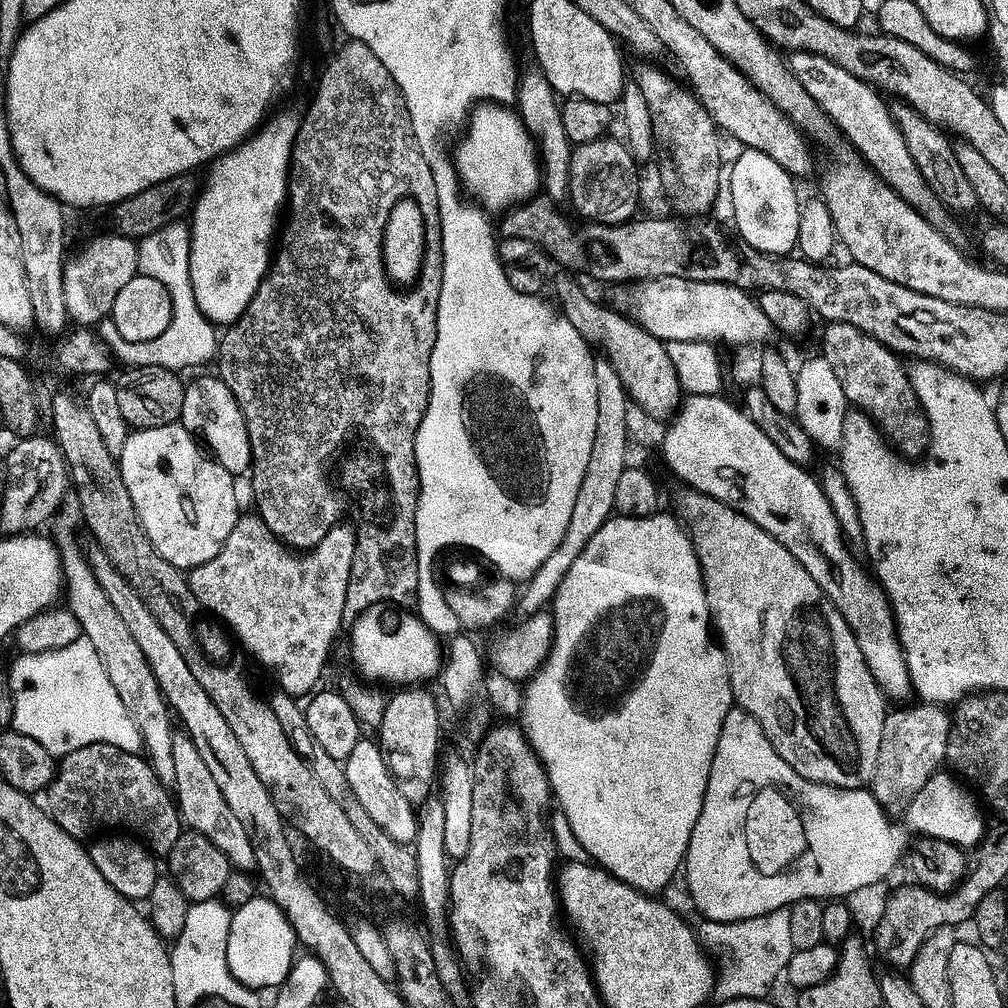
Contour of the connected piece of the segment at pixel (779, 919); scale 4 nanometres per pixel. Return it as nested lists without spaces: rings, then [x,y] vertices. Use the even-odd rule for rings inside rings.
[[[784,909],[733,924],[701,923],[701,928],[698,928],[701,941],[709,949],[717,948],[732,959],[732,965],[725,972],[719,973],[714,993],[717,1001],[762,1000],[769,995],[776,980],[787,973],[797,952],[791,939],[790,914],[791,909]]]

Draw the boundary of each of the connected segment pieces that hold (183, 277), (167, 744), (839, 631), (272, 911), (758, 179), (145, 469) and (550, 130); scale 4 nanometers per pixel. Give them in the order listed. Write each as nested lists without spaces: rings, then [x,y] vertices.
[[[169,222],[165,228],[150,234],[139,241],[140,271],[139,275],[149,276],[166,286],[172,296],[171,325],[161,337],[153,342],[127,342],[114,325],[111,318],[102,321],[98,327],[98,335],[111,350],[113,357],[126,368],[170,369],[183,372],[190,368],[198,368],[217,357],[219,351],[219,335],[212,321],[201,314],[197,299],[194,298],[193,282],[190,278],[190,250],[192,249],[192,229],[184,222]]]
[[[74,494],[65,497],[64,503],[59,508],[58,521],[60,520],[60,558],[64,561],[65,579],[68,585],[68,599],[70,598],[70,611],[80,624],[83,639],[88,640],[98,650],[102,664],[106,666],[106,674],[110,674],[110,682],[114,682],[114,690],[118,690],[118,698],[126,706],[138,726],[140,736],[144,740],[147,759],[152,769],[165,782],[175,781],[174,766],[174,730],[172,730],[173,717],[170,715],[168,701],[164,698],[164,691],[158,686],[154,674],[150,670],[150,662],[146,654],[134,642],[134,634],[122,622],[122,614],[114,610],[114,602],[106,598],[106,590],[98,582],[94,574],[85,549],[76,545],[76,536],[72,531],[81,527],[80,499]]]
[[[684,490],[676,500],[676,508],[679,519],[686,525],[686,531],[692,537],[692,545],[696,547],[696,556],[700,560],[706,598],[712,611],[714,632],[720,647],[724,650],[724,657],[728,660],[728,673],[732,679],[732,699],[735,707],[756,719],[758,726],[762,726],[766,738],[770,738],[772,748],[778,750],[780,757],[802,778],[831,788],[867,789],[878,770],[878,754],[882,750],[882,730],[886,726],[890,704],[883,690],[878,686],[874,674],[870,674],[870,666],[866,662],[864,651],[858,646],[846,618],[842,618],[842,614],[832,607],[823,590],[818,586],[818,582],[814,582],[814,578],[806,574],[804,567],[797,562],[794,554],[790,554],[790,550],[786,550],[786,546],[782,546],[782,542],[766,534],[766,530],[759,528],[750,518],[737,512],[730,505],[723,504],[714,497],[707,496],[706,493]]]
[[[257,894],[252,901],[237,907],[232,912],[232,925],[228,939],[228,961],[234,978],[245,984],[247,988],[257,990],[265,990],[264,988],[280,989],[288,981],[288,976],[292,972],[292,965],[298,959],[296,948],[298,949],[296,931],[290,926],[287,914],[267,895]]]
[[[741,151],[732,168],[732,212],[736,215],[739,239],[768,256],[788,258],[800,242],[802,199],[796,193],[797,181],[765,152]]]
[[[183,423],[133,431],[118,463],[140,524],[166,562],[191,570],[218,558],[242,515],[236,501],[238,480],[212,459]]]
[[[538,72],[521,79],[516,95],[518,94],[517,113],[524,122],[524,127],[532,133],[541,157],[542,186],[545,195],[555,203],[562,203],[569,197],[570,174],[569,166],[572,160],[573,145],[567,138],[564,124],[561,118],[561,105],[555,93],[545,77]]]

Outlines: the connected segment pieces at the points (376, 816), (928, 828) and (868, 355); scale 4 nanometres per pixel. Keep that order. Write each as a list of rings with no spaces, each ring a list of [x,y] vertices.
[[[362,738],[358,746],[354,746],[354,754],[343,765],[346,777],[350,780],[351,789],[358,796],[358,801],[362,802],[363,809],[370,814],[374,822],[382,828],[394,840],[394,842],[403,845],[415,845],[419,836],[419,819],[417,809],[398,790],[394,778],[388,769],[388,757],[380,748],[375,739],[368,740]]]
[[[944,775],[933,776],[921,787],[915,802],[903,813],[904,820],[910,831],[917,832],[917,837],[959,844],[965,850],[975,849],[986,836],[981,805],[971,791],[964,792],[965,785],[959,779],[951,780]]]
[[[849,323],[828,324],[825,329],[822,359],[829,363],[838,382],[842,383],[849,405],[875,420],[887,441],[905,457],[912,460],[923,457],[930,439],[928,420],[901,357]]]

